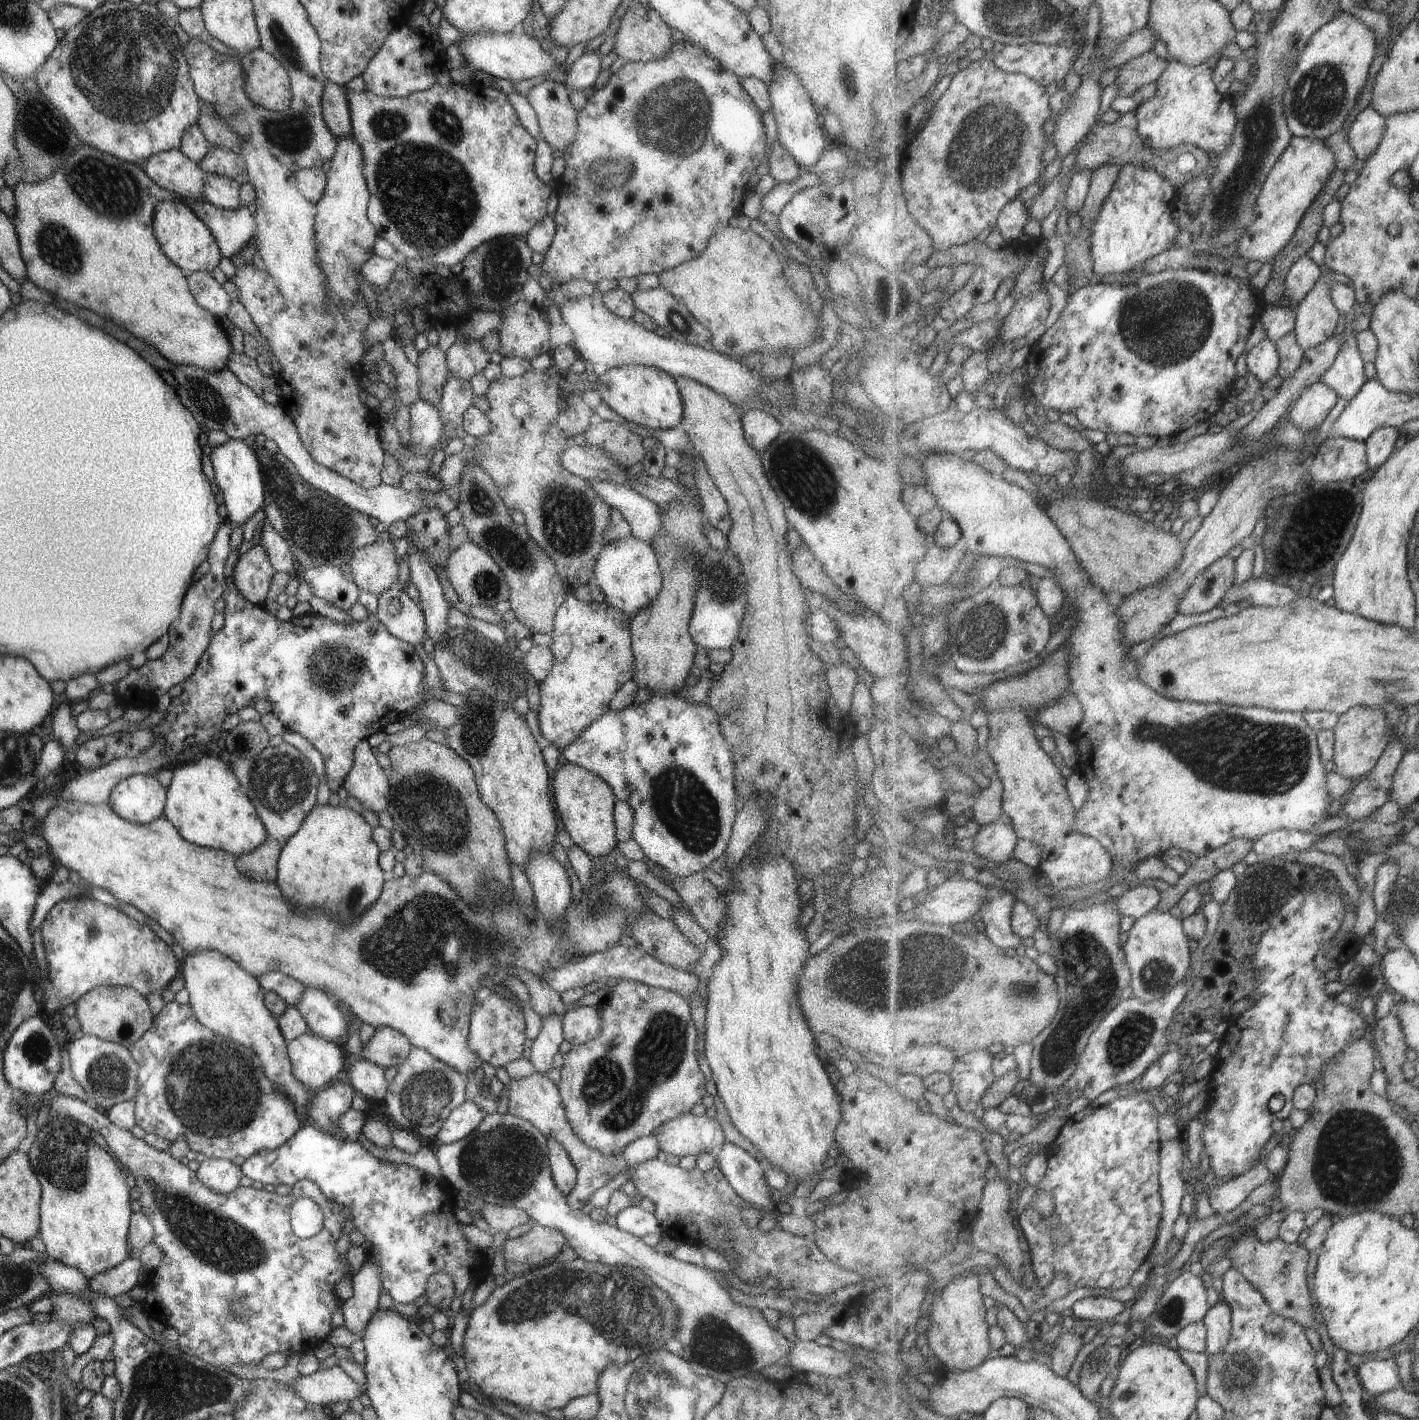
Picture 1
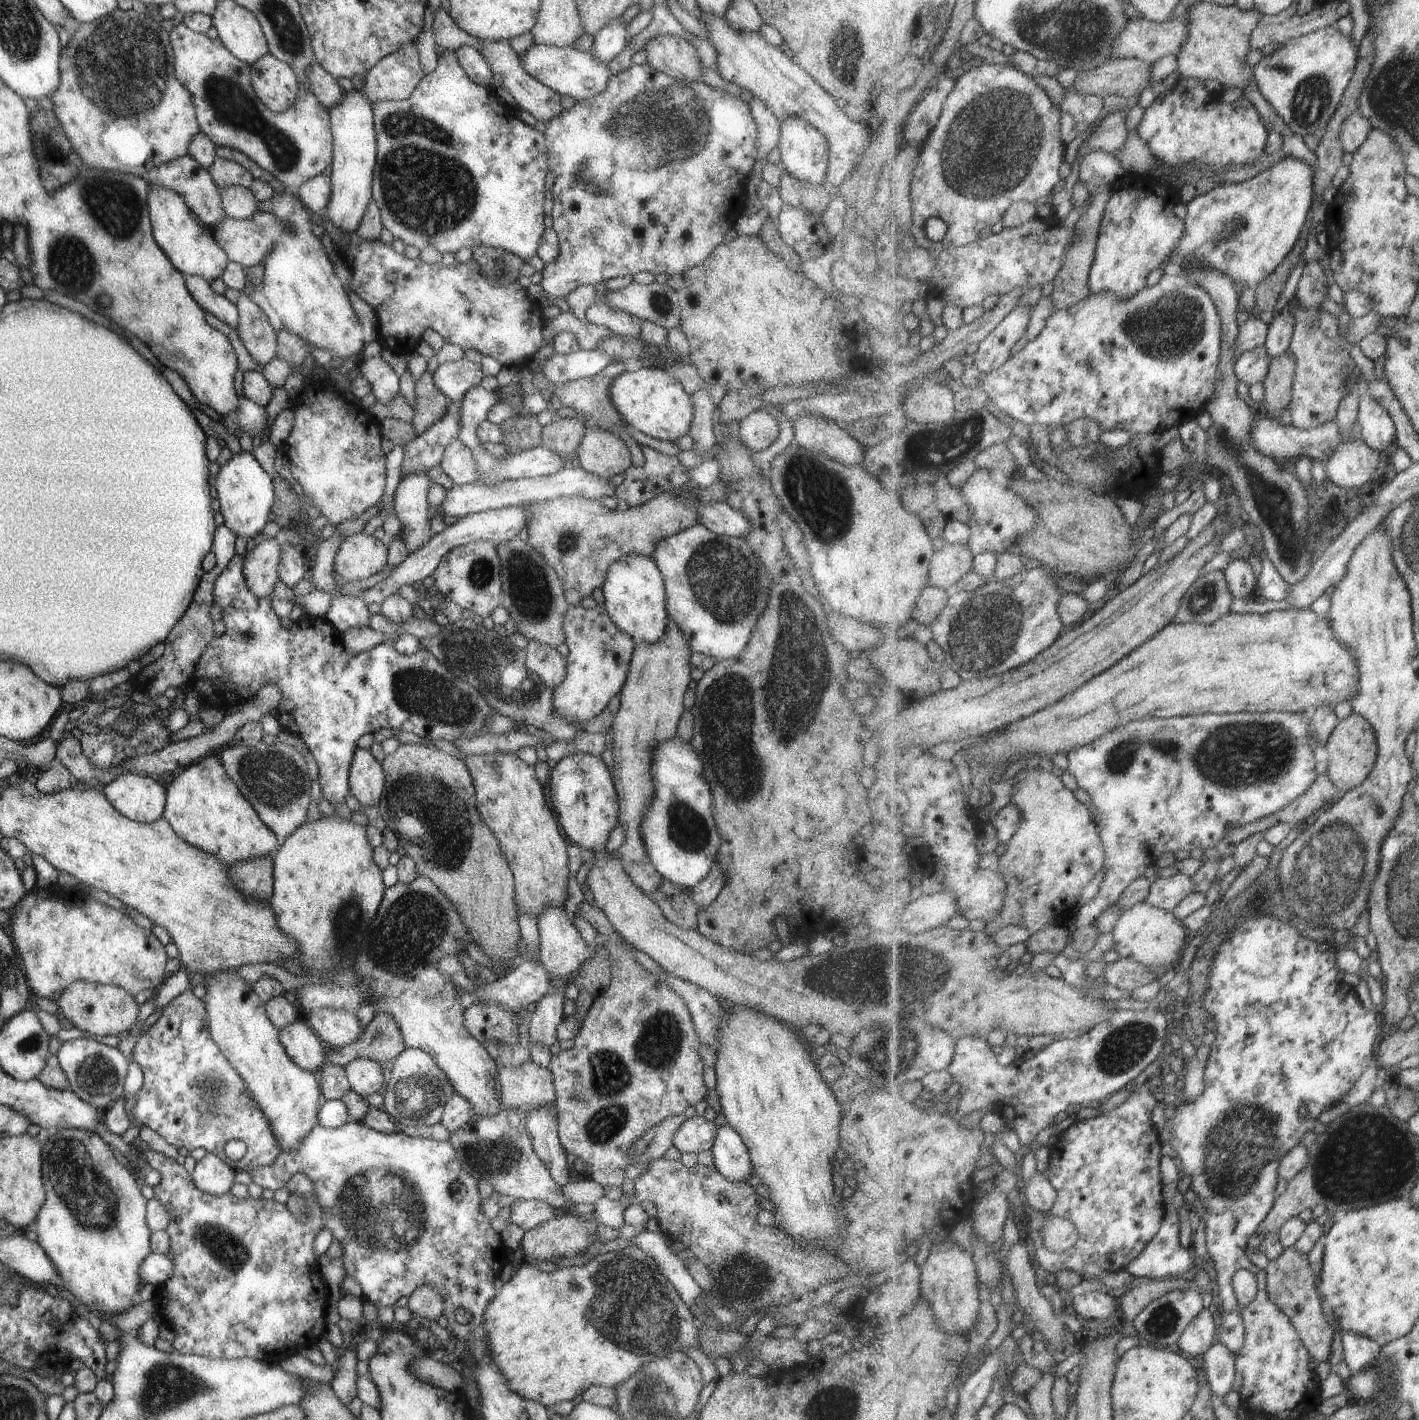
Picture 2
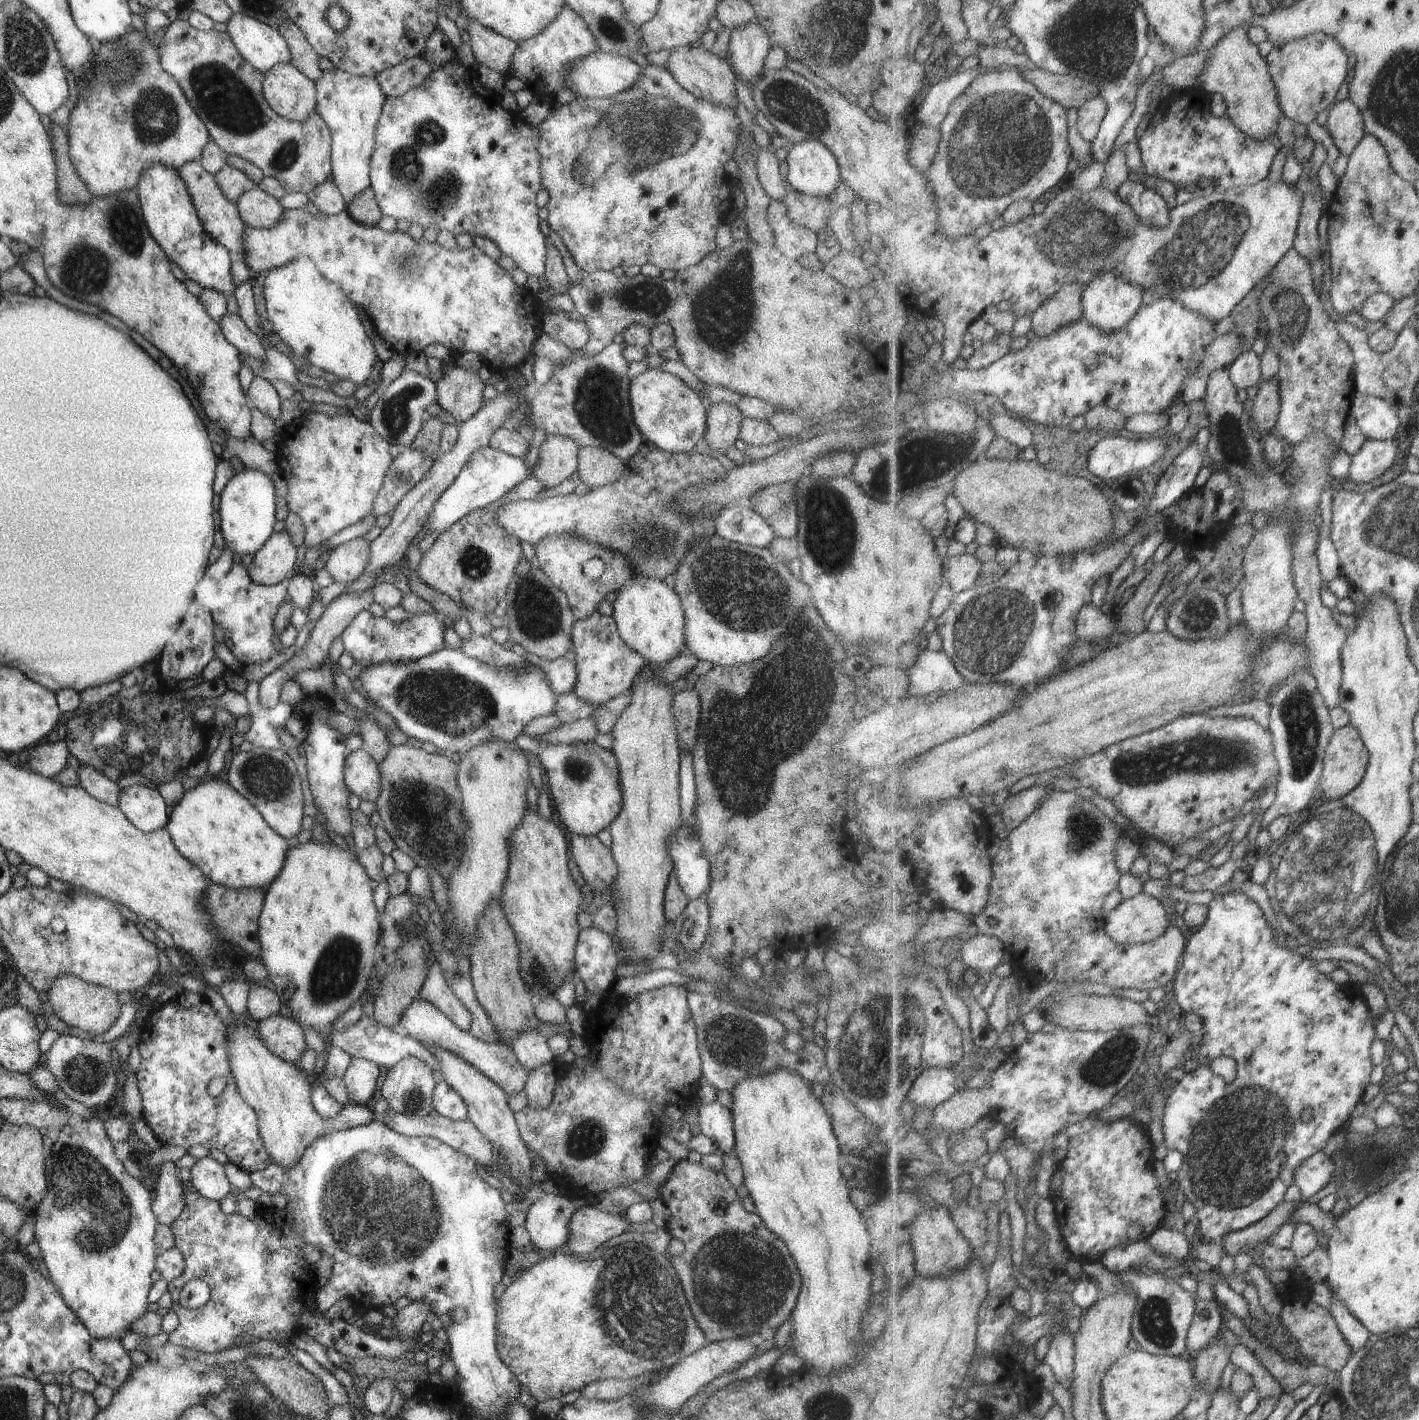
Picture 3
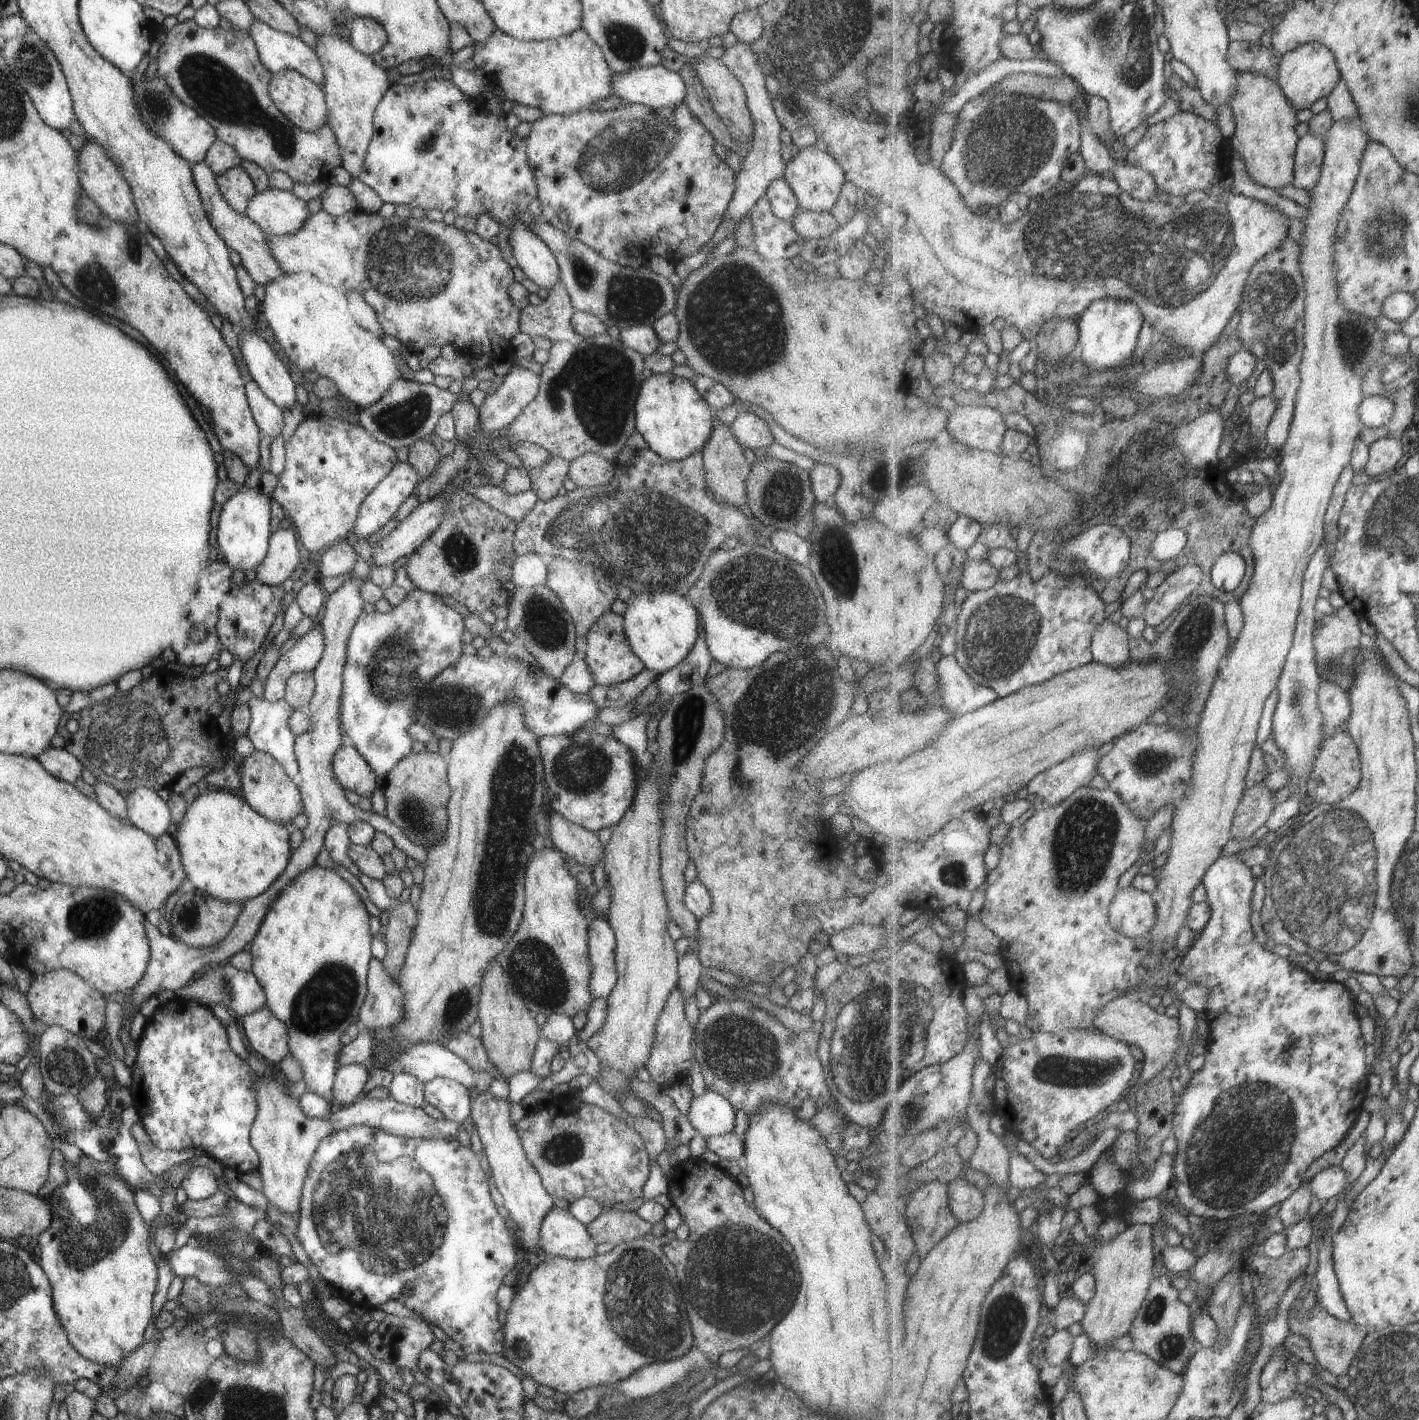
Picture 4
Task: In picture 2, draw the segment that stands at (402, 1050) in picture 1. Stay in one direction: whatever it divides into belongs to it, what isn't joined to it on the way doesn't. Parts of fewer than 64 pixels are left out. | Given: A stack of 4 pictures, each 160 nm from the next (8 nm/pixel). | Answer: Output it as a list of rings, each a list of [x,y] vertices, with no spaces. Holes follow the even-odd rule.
[[[375,1013],[369,1024],[362,1029],[361,1034],[352,1043],[336,1049],[326,1047],[325,1051],[327,1061],[344,1067],[350,1060],[357,1057],[368,1058],[382,1064],[382,1062],[384,1063],[387,1060],[391,1060],[391,1058],[395,1058],[405,1047],[400,1030],[397,1028],[392,1016],[384,1013]]]

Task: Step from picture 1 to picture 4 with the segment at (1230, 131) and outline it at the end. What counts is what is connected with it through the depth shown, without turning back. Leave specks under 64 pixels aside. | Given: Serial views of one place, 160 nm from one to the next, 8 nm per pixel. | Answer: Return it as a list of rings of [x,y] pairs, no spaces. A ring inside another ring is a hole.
[[[1177,110],[1172,117],[1151,125],[1127,154],[1125,164],[1147,169],[1158,188],[1171,196],[1187,196],[1195,190],[1217,186],[1228,173],[1228,140],[1215,122],[1193,112]]]

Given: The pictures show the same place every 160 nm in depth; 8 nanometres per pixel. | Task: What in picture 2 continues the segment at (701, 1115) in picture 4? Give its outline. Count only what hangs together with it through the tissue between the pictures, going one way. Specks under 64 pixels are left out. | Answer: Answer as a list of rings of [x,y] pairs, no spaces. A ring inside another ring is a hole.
[[[727,1124],[716,1126],[710,1148],[712,1164],[728,1181],[743,1181],[752,1172],[752,1166],[741,1137]]]

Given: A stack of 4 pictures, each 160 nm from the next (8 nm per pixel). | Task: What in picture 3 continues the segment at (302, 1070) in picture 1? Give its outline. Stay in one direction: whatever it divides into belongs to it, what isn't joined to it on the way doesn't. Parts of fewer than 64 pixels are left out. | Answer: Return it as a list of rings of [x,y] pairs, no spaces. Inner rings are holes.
[[[277,1014],[258,1021],[255,1028],[267,1048],[280,1059],[297,1063],[301,1058],[306,1045],[297,1021]]]

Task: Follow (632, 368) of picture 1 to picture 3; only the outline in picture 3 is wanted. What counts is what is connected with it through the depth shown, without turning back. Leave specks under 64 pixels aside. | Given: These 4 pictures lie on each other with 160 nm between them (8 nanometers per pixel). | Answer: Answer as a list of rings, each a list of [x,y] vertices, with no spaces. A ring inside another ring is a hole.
[[[645,369],[637,374],[628,384],[628,403],[630,406],[632,421],[636,424],[643,436],[643,441],[649,441],[661,450],[670,453],[689,453],[697,440],[704,436],[707,405],[702,402],[700,396],[690,389],[685,382],[675,375],[661,369]]]

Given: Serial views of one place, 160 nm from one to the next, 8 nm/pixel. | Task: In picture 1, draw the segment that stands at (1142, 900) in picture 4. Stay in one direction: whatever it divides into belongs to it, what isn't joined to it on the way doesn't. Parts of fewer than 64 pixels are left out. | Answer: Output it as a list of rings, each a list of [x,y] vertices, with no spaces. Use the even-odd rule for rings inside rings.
[[[1152,912],[1136,919],[1124,943],[1126,961],[1132,972],[1130,987],[1134,996],[1143,1002],[1152,1003],[1183,983],[1192,968],[1193,947],[1182,921],[1173,918],[1169,912]]]

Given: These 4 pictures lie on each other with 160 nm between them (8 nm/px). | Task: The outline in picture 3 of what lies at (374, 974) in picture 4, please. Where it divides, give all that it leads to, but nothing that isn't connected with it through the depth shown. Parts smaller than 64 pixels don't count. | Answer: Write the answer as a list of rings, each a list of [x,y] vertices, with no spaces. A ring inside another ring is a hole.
[[[423,999],[411,1001],[398,1019],[397,1023],[399,1022],[406,1028],[407,1035],[418,1040],[421,1044],[439,1045],[470,1062],[488,1079],[493,1080],[506,1095],[516,1095],[525,1086],[529,1071],[515,1058],[513,1051],[507,1045],[483,1042],[475,1038],[470,1031],[457,1028],[450,1018],[441,1014],[429,1001]]]

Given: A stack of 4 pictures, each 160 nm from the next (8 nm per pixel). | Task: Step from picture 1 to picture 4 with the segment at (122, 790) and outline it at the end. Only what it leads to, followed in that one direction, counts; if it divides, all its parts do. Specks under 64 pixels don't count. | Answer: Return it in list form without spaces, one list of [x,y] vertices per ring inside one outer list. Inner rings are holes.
[[[137,787],[124,796],[126,819],[140,831],[152,837],[171,830],[168,804],[154,790]]]

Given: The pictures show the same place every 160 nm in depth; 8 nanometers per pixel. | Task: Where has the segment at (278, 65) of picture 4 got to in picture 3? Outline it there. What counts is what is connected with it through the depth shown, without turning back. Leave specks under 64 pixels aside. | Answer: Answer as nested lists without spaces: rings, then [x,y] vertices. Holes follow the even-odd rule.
[[[241,13],[226,20],[226,32],[241,55],[255,70],[267,72],[277,63],[289,63],[290,53],[285,39],[267,24]]]

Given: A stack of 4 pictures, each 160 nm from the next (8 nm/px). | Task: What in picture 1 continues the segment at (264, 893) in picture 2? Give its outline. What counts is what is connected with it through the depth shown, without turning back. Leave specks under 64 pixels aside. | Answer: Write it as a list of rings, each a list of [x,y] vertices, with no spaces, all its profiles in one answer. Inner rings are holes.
[[[267,838],[259,846],[236,857],[236,867],[251,880],[274,881],[281,849],[277,841]]]

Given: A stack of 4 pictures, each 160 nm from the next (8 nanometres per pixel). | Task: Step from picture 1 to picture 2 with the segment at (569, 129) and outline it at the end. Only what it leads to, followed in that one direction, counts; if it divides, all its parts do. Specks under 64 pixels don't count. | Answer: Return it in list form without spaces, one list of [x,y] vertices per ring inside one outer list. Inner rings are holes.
[[[481,40],[483,46],[478,52],[486,62],[488,68],[492,74],[497,73],[501,76],[501,83],[505,90],[508,90],[509,94],[514,98],[516,107],[521,111],[527,111],[535,120],[543,122],[549,122],[552,118],[555,118],[563,109],[560,103],[560,94],[551,90],[548,86],[541,84],[538,80],[535,80],[532,76],[529,76],[521,67],[519,55],[512,50],[511,47],[506,44],[505,41],[487,41]]]

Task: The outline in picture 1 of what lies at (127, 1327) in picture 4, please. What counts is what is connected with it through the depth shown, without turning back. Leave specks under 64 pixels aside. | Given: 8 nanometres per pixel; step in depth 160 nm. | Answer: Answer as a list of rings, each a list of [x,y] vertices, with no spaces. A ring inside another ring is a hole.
[[[48,1114],[44,1125],[35,1131],[35,1140],[26,1152],[29,1160],[33,1162],[31,1167],[41,1187],[37,1236],[41,1238],[50,1259],[75,1267],[87,1278],[109,1270],[132,1254],[127,1240],[132,1213],[128,1198],[129,1188],[125,1186],[127,1175],[119,1170],[111,1155],[89,1137],[89,1131],[86,1124],[72,1118]]]

